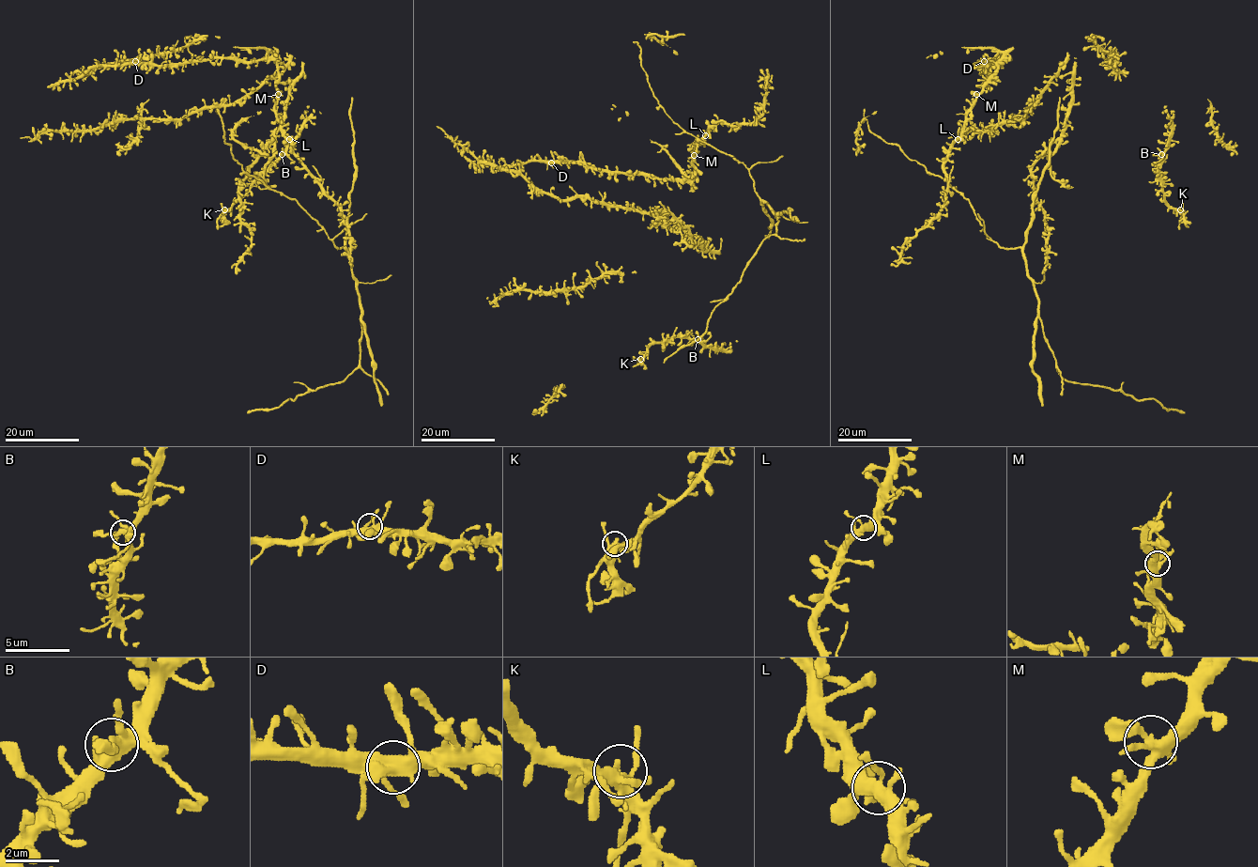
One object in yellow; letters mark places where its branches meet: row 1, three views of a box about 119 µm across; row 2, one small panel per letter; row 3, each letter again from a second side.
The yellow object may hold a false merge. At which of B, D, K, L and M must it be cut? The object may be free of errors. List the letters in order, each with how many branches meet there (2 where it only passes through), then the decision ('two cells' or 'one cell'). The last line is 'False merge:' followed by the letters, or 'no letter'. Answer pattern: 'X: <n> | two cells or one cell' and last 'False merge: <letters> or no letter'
B: 5 | one cell
D: 5 | one cell
K: 5 | one cell
L: 5 | one cell
M: 5 | one cell
False merge: no letter

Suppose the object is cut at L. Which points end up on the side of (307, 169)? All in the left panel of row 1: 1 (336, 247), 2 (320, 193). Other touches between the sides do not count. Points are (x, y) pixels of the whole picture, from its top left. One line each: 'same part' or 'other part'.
1: other part
2: same part

